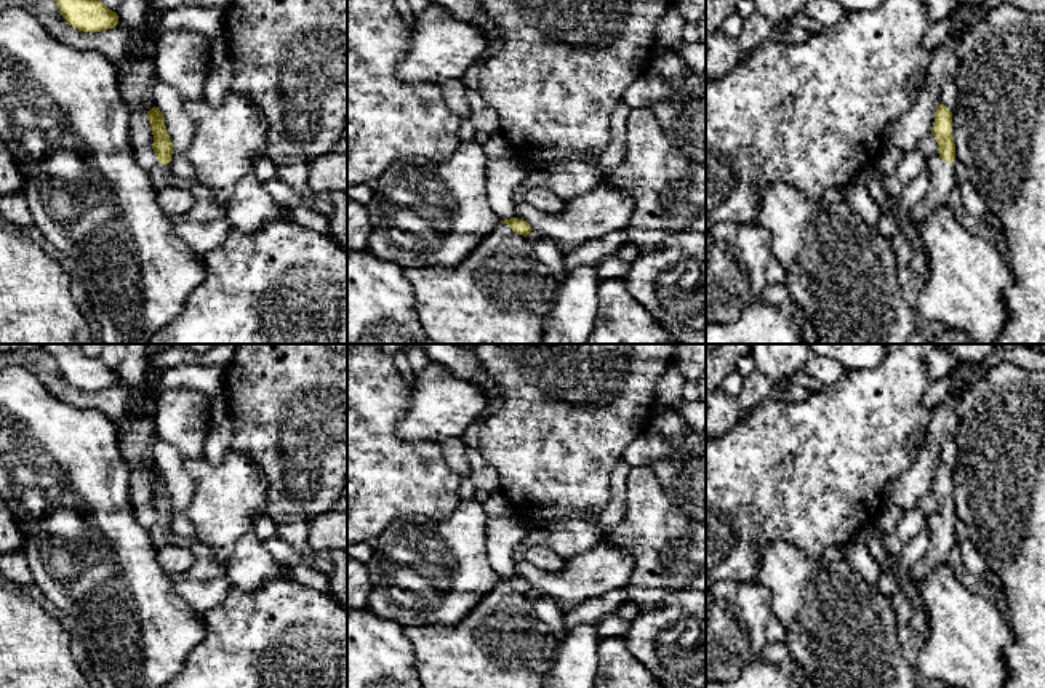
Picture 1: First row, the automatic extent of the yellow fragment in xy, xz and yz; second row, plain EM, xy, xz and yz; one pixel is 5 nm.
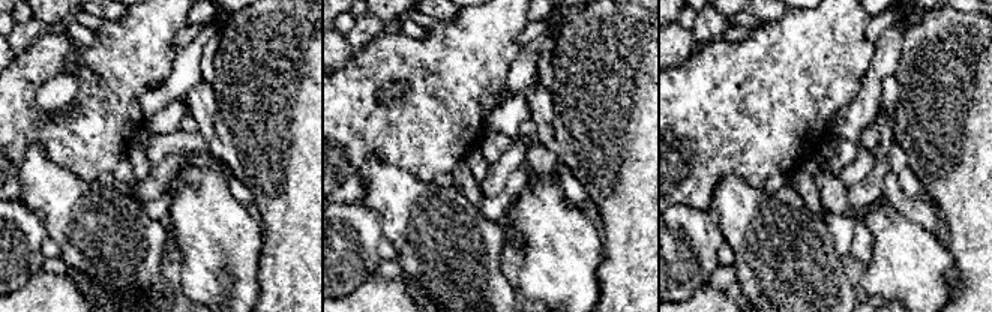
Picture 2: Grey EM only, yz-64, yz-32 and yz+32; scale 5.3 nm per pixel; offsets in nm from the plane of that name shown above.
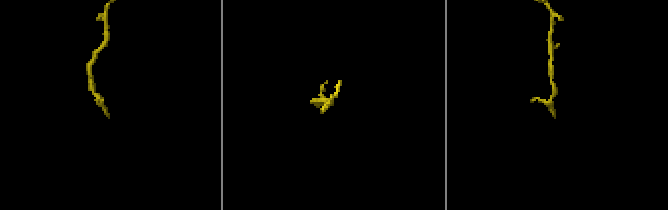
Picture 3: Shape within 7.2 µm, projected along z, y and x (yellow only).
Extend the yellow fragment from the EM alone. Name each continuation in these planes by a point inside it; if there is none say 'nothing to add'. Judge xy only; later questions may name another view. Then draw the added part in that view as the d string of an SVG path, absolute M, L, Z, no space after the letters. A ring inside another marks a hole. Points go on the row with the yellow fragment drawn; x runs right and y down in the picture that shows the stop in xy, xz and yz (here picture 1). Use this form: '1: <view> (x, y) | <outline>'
1: xy (157, 175) | M157 162L147 173L149 173L149 179L150 179L152 186L157 190L170 187L168 179L166 179L168 165Z

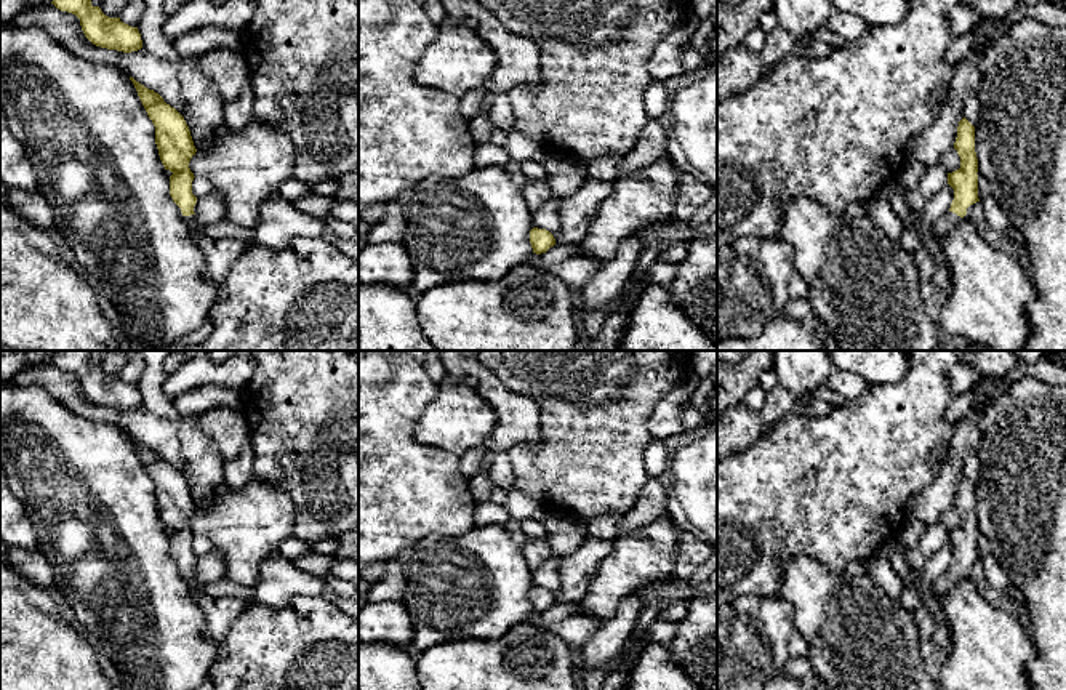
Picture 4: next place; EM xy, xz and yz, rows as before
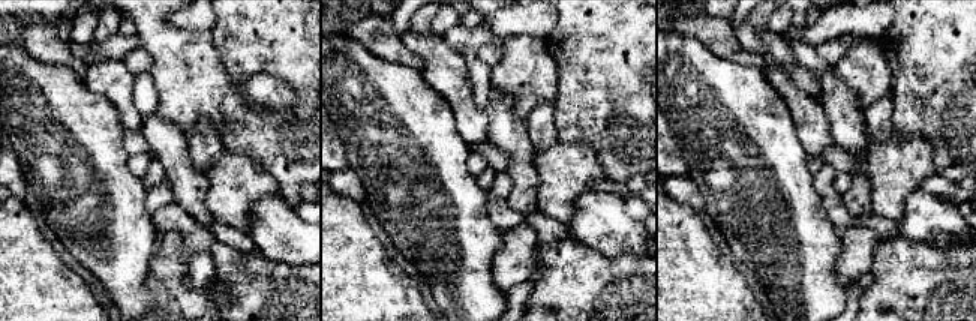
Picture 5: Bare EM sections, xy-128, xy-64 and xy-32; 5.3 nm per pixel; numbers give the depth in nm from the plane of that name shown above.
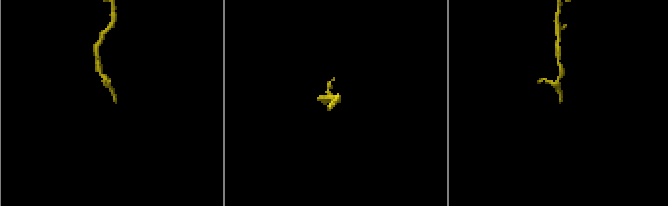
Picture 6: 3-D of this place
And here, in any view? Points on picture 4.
1: yz (948, 221) | M952 211L944 213L941 218L935 221L935 224L930 229L932 239L940 239L946 234L949 234L964 218L957 216Z

